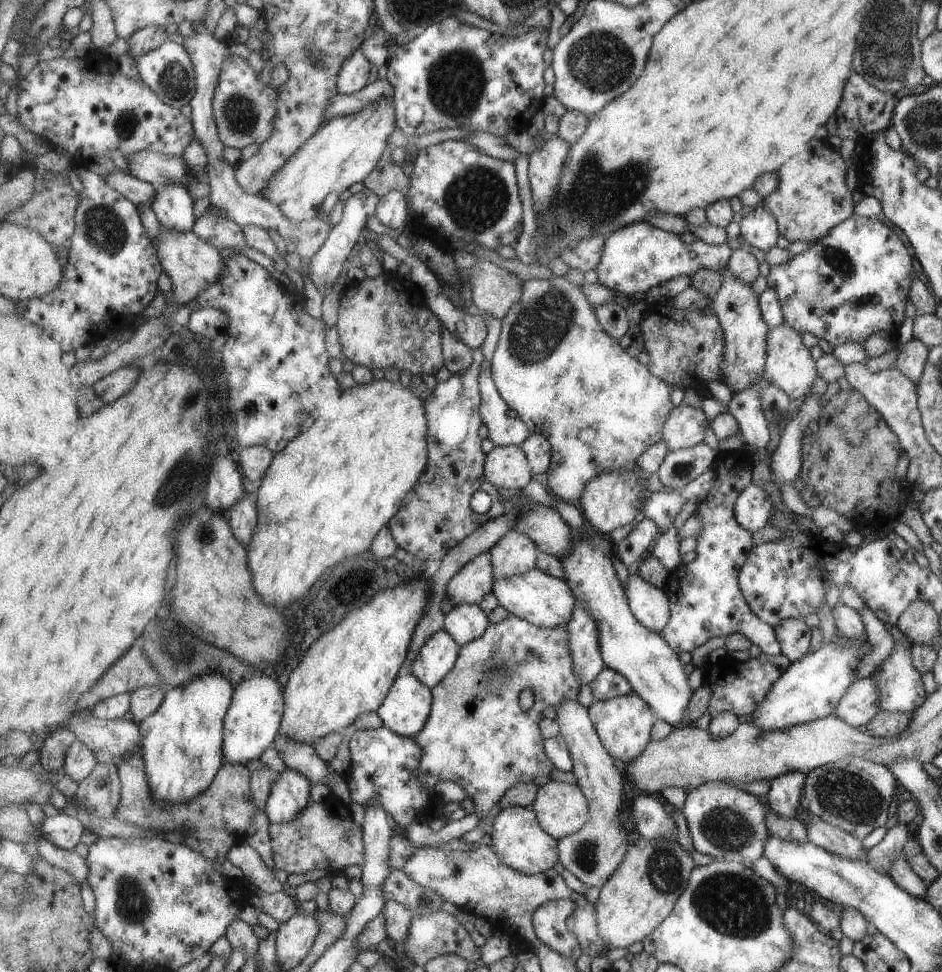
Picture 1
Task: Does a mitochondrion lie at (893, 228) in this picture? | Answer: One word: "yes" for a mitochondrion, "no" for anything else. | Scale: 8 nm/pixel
no

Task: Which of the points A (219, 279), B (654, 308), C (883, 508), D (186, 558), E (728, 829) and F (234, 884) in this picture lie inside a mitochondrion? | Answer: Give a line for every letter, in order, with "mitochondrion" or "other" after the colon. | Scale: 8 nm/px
A: other
B: other
C: other
D: other
E: mitochondrion
F: other

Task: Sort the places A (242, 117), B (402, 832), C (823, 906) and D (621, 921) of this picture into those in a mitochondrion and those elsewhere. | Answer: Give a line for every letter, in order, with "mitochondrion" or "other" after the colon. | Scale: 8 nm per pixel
A: mitochondrion
B: other
C: other
D: other

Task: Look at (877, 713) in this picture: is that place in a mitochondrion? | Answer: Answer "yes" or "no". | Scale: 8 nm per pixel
no

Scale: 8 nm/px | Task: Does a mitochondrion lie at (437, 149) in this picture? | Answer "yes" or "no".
no

